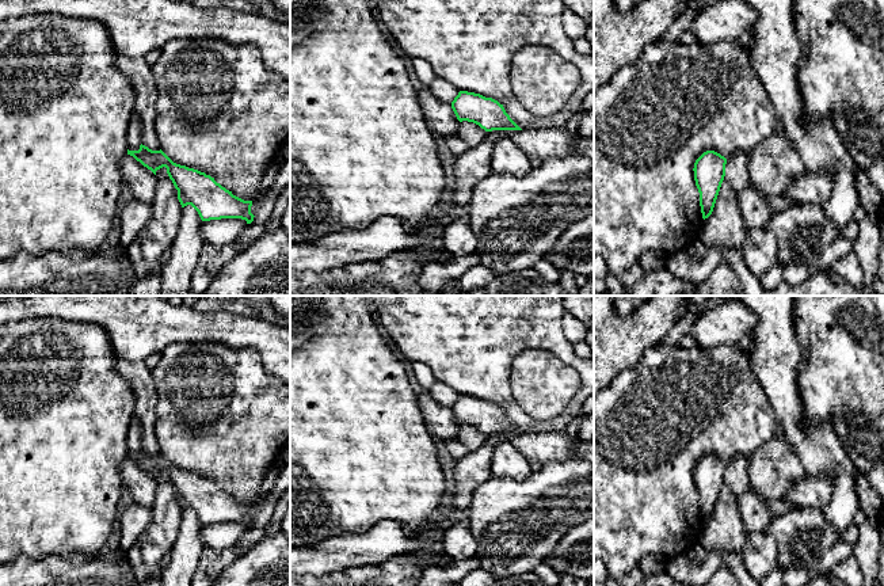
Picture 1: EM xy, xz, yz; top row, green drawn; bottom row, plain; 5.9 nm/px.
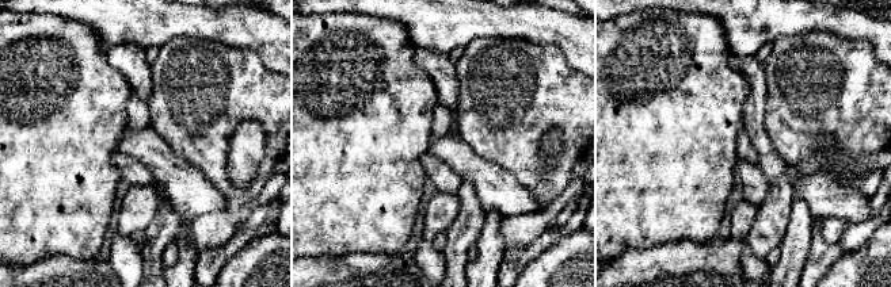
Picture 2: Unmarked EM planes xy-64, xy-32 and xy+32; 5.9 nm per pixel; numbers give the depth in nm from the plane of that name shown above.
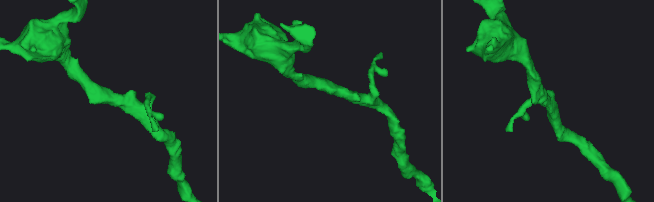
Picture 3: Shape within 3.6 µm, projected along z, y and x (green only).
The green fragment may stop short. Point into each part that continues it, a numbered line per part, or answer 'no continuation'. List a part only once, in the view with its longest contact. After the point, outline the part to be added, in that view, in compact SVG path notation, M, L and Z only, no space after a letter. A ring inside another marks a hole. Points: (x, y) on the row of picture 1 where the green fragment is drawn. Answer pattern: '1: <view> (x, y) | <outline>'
no continuation

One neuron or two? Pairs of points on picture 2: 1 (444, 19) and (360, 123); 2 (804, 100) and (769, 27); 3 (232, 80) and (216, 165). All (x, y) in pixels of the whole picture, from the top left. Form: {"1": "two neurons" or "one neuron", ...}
{"1": "two neurons", "2": "two neurons", "3": "one neuron"}

